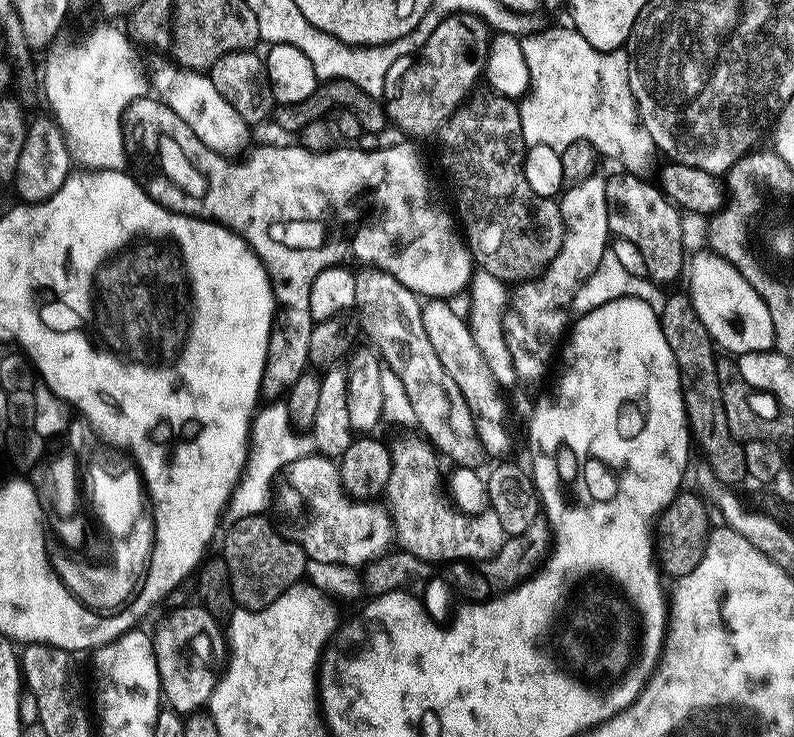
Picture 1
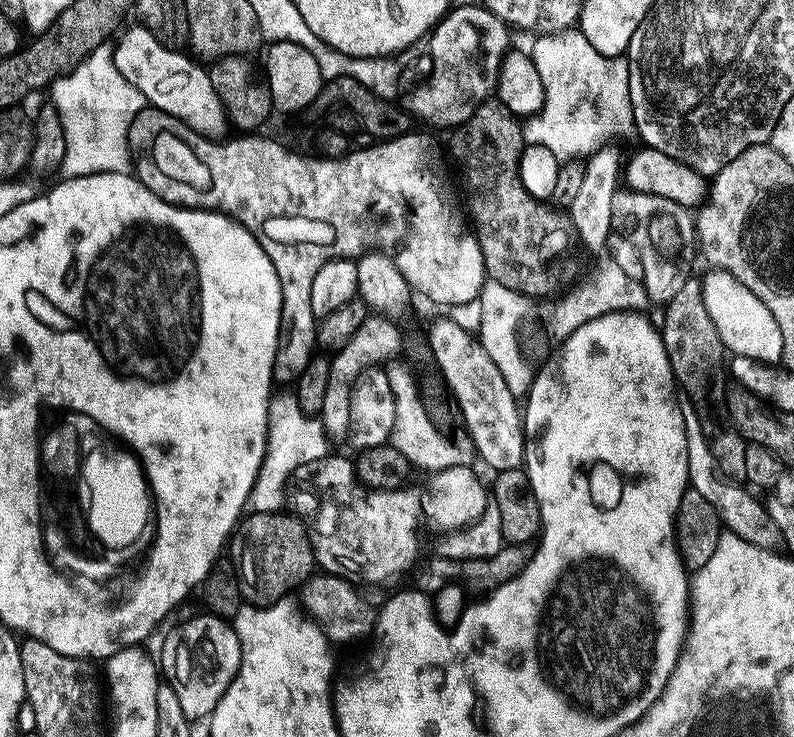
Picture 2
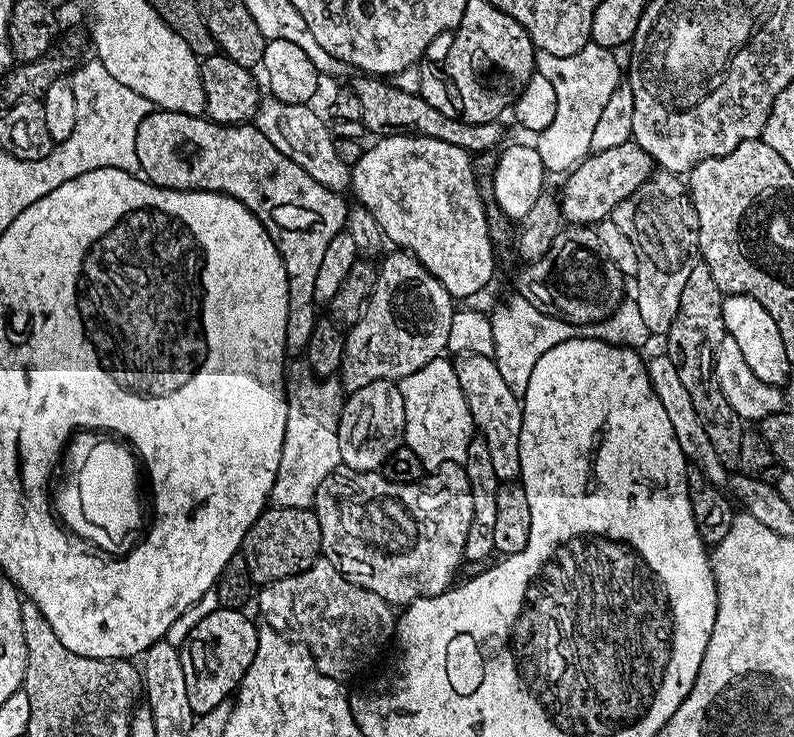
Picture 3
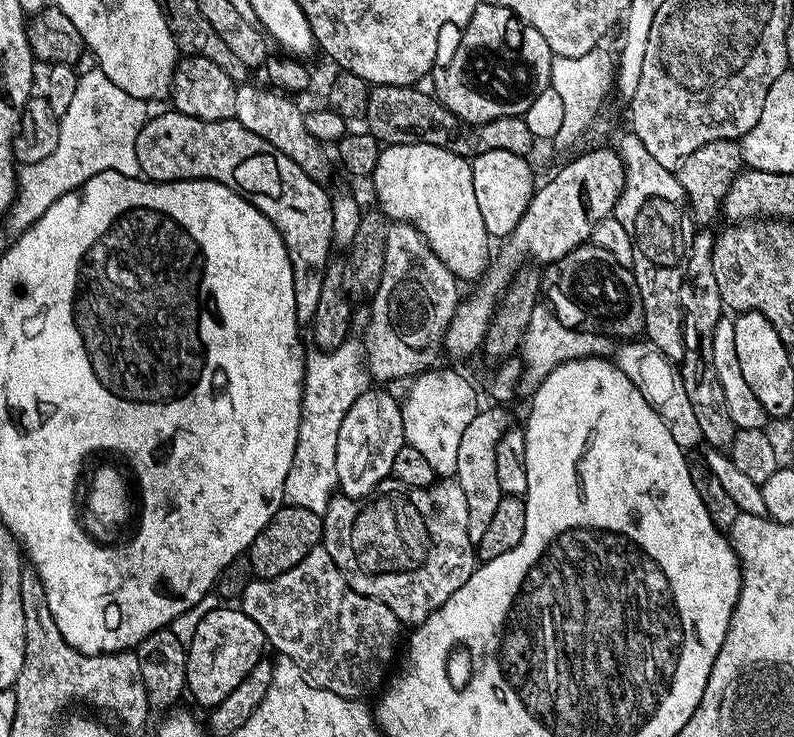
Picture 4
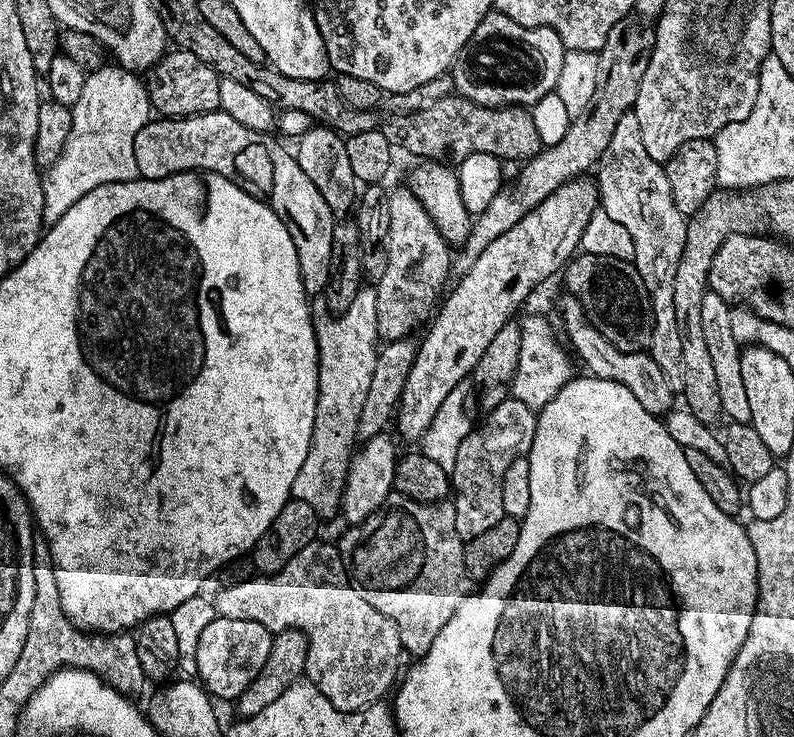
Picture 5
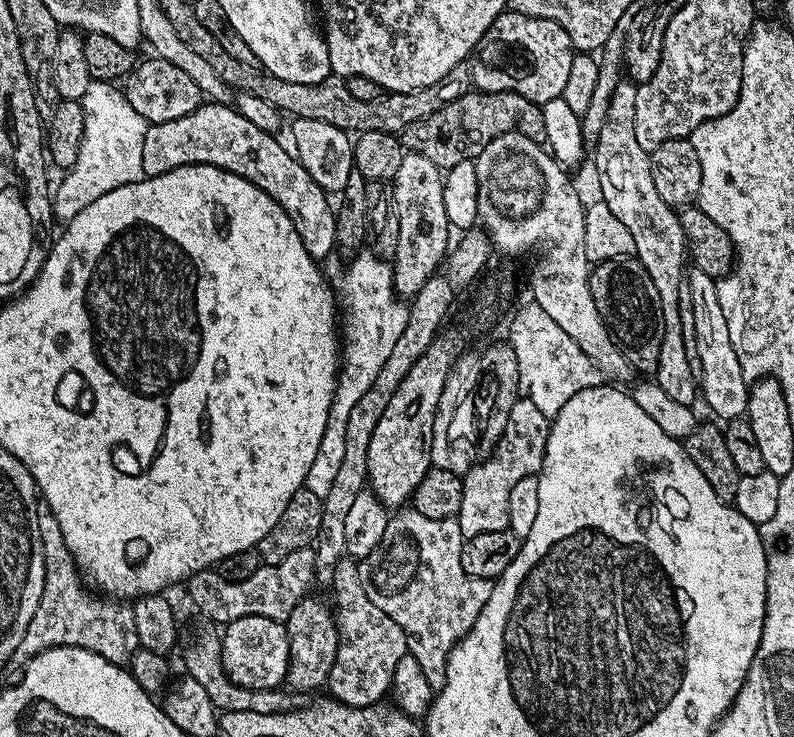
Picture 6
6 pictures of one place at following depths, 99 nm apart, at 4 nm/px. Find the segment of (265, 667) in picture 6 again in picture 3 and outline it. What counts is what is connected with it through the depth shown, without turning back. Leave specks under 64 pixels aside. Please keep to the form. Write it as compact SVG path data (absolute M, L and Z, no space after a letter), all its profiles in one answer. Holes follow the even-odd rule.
M218 607L202 618L202 632L204 628L214 630L214 634L218 632L218 654L216 656L212 656L210 648L202 644L204 640L194 640L194 642L200 642L200 646L192 646L194 654L180 652L182 675L186 678L186 698L190 700L190 710L196 716L206 714L214 710L214 706L225 703L239 689L246 670L250 670L250 662L254 662L258 628L257 625L252 625L251 618L243 616L244 614L238 608ZM196 670L202 674L196 674Z

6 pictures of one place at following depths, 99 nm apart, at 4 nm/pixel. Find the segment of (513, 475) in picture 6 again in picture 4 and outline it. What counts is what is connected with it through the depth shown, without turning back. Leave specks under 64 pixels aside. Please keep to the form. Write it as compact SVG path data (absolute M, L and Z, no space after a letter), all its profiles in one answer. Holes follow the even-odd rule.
M481 407L477 411L474 422L466 426L466 434L462 434L462 443L458 446L458 469L465 471L462 483L468 503L468 533L473 545L482 542L482 534L486 534L486 529L490 526L490 518L494 518L494 509L498 507L502 495L498 486L494 458L498 442L509 431L510 425L508 425L508 416L503 412L505 410L503 407L491 407Z

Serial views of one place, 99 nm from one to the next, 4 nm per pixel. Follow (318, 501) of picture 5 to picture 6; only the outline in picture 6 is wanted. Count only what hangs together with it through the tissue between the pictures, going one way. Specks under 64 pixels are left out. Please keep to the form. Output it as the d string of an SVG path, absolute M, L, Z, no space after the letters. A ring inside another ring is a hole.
M360 250L349 260L352 261L348 264L348 273L339 292L342 297L342 355L336 393L326 418L322 442L318 442L318 454L314 454L314 463L304 479L304 487L321 498L330 491L338 474L338 466L342 466L342 454L346 451L346 421L350 418L350 410L354 410L358 398L370 390L370 382L374 382L378 370L386 366L386 358L390 358L394 342L398 342L406 330L410 309L393 285L392 266L385 257L377 256L371 250Z

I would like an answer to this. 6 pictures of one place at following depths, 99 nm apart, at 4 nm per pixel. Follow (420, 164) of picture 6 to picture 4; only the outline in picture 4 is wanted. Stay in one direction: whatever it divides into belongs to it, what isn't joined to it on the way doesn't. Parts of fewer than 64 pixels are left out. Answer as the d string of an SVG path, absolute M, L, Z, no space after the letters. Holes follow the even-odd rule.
M396 222L391 225L386 234L386 258L384 259L384 269L380 275L380 279L376 282L376 290L371 293L372 309L368 312L368 329L362 335L362 347L366 357L366 367L368 375L373 381L376 380L400 380L403 376L407 378L415 378L421 372L429 371L433 367L432 364L436 360L436 355L441 355L442 345L444 342L444 332L448 328L448 324L452 321L456 308L462 299L461 285L458 283L456 275L446 266L446 262L442 262L442 258L438 258L438 254L434 254L434 250L430 250L430 246L426 242L426 238L422 233L411 224L411 222Z

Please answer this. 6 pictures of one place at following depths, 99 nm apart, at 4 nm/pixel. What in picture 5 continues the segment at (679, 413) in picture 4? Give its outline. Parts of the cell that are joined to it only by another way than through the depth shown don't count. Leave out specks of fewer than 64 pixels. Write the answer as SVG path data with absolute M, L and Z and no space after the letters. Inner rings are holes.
M565 295L563 299L564 301L560 304L560 320L564 323L565 330L568 331L568 338L573 346L571 349L574 352L576 350L580 355L581 362L588 367L585 369L593 376L603 380L613 380L626 386L626 390L630 390L630 394L634 394L634 398L641 400L653 416L660 418L671 412L674 407L674 401L672 401L674 386L666 378L666 374L662 374L662 370L658 370L658 362L654 362L651 354L648 352L623 352L621 348L615 348L611 340L588 321L582 306L573 296Z

